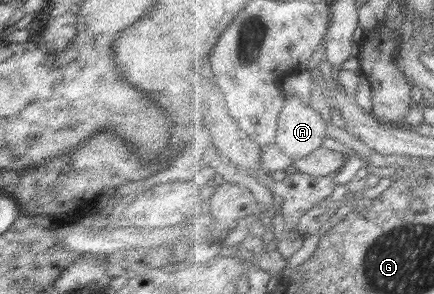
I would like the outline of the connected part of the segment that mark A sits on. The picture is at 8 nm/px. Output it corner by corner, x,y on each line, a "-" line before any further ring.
290,96
281,115
277,144
295,162
323,148
330,123
308,103

